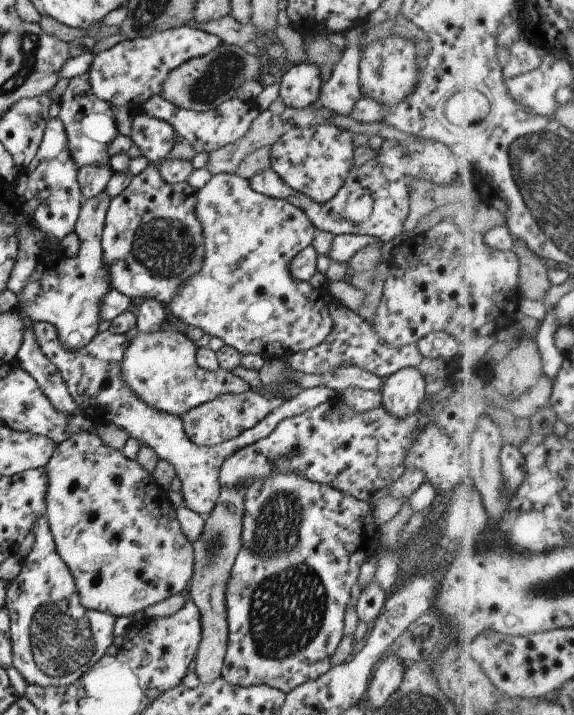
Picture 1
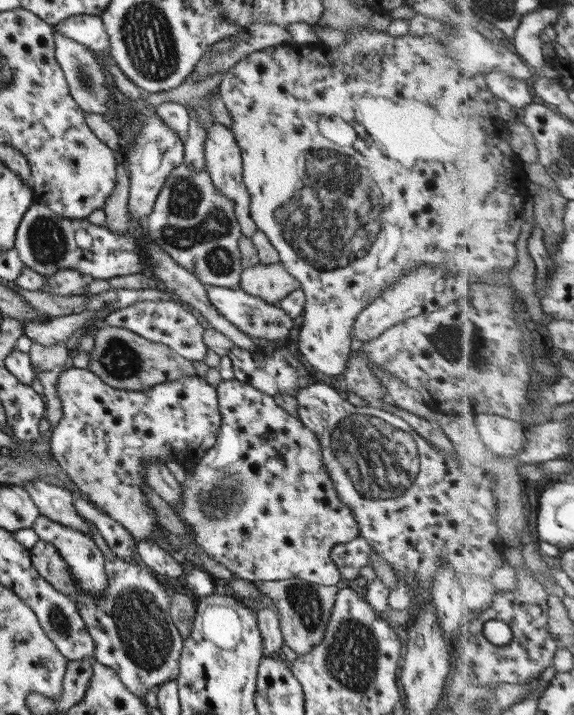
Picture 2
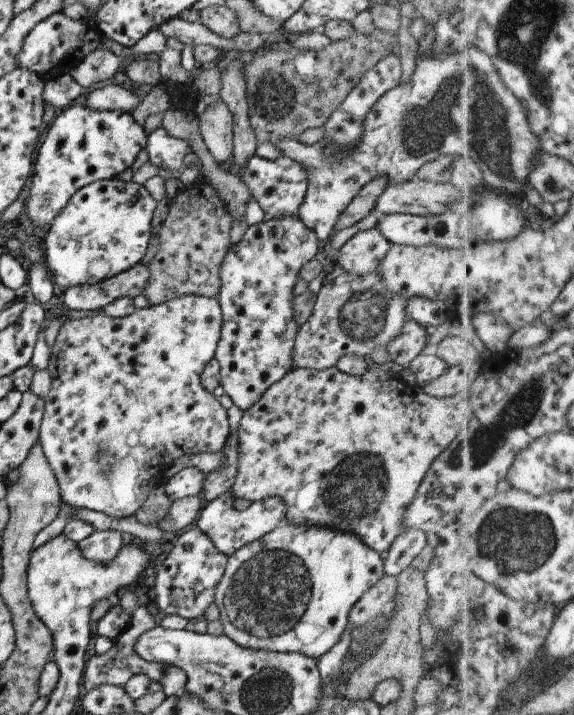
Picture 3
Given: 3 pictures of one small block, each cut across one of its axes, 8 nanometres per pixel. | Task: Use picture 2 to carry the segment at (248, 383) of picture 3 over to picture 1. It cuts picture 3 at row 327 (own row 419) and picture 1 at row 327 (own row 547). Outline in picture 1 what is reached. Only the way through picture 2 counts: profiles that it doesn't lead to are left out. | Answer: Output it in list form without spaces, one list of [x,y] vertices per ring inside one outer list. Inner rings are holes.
[[[236,173],[217,174],[210,175],[209,180],[199,190],[195,191],[195,208],[193,208],[193,212],[195,212],[195,218],[201,224],[203,262],[201,262],[201,268],[193,276],[189,276],[187,282],[183,282],[175,290],[169,306],[164,306],[167,314],[172,314],[177,320],[181,320],[181,322],[193,328],[199,328],[199,330],[209,334],[209,336],[220,338],[224,345],[234,348],[240,355],[259,354],[263,360],[269,360],[269,358],[282,355],[288,356],[296,352],[305,352],[321,344],[325,340],[325,336],[331,332],[331,326],[333,326],[333,322],[329,318],[329,306],[335,304],[335,299],[328,293],[325,285],[313,288],[306,282],[295,282],[291,278],[291,274],[289,274],[289,262],[300,250],[312,246],[312,240],[317,231],[317,228],[307,218],[307,215],[302,211],[297,202],[287,202],[286,200],[271,198],[255,192],[250,187],[248,179],[237,176]]]

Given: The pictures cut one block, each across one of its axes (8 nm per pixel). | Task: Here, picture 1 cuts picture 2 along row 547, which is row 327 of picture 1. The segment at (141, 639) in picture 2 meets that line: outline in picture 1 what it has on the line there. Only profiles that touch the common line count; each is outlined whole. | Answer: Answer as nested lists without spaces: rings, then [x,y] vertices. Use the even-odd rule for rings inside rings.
[[[33,321],[31,332],[33,332],[35,344],[37,344],[39,350],[59,371],[65,383],[66,391],[71,395],[71,398],[83,409],[89,406],[87,414],[91,416],[90,420],[99,418],[99,420],[105,420],[105,422],[113,424],[117,428],[123,428],[129,438],[137,439],[140,446],[149,446],[157,454],[158,460],[165,460],[167,464],[171,464],[173,470],[175,470],[175,476],[180,482],[178,491],[181,492],[185,507],[202,516],[206,516],[208,512],[211,512],[215,502],[217,502],[220,491],[218,472],[227,456],[231,456],[239,448],[253,444],[267,436],[282,419],[299,415],[329,399],[336,399],[337,395],[336,391],[323,386],[301,389],[298,391],[297,396],[293,396],[282,403],[279,402],[277,405],[274,404],[267,416],[245,430],[245,432],[241,432],[239,436],[223,441],[211,448],[195,446],[187,440],[180,417],[171,416],[171,414],[165,414],[165,412],[159,412],[159,410],[147,406],[123,384],[121,374],[119,374],[121,372],[119,364],[123,360],[123,352],[129,344],[130,335],[113,333],[107,329],[95,334],[83,348],[71,352],[71,350],[65,349],[59,344],[57,332],[51,324]],[[95,404],[103,405],[103,407],[95,412]]]

